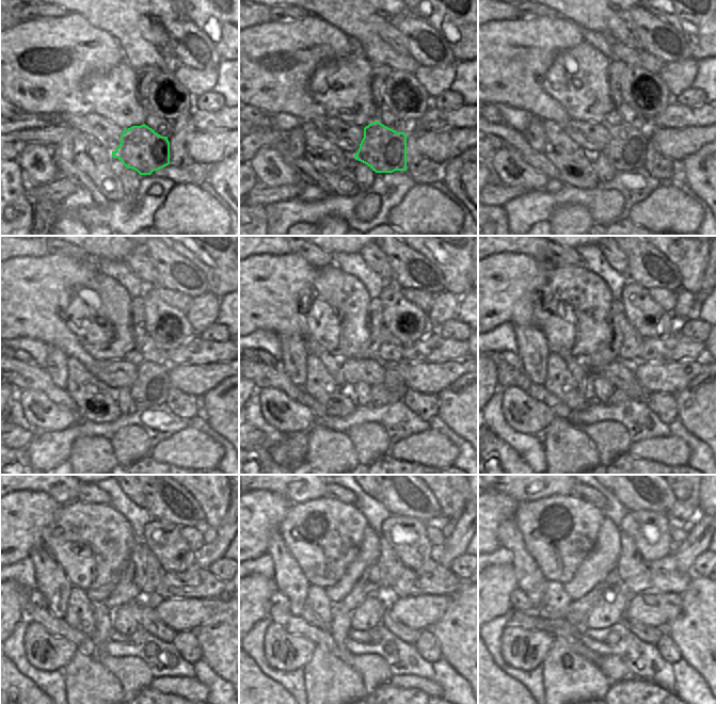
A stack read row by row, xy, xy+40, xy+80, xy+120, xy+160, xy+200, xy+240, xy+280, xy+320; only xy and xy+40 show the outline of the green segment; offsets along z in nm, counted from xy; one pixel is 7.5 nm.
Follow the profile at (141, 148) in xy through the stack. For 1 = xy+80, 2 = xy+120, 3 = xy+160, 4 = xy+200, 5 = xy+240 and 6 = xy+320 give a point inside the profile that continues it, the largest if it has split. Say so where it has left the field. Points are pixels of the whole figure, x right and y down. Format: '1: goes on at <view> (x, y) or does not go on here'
1: goes on at xy+80 (625, 150)
2: goes on at xy+120 (150, 387)
3: goes on at xy+160 (393, 389)
4: goes on at xy+200 (618, 396)
5: goes on at xy+240 (137, 637)
6: goes on at xy+320 (613, 638)

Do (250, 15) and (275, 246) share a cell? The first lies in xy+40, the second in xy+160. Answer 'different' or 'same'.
same

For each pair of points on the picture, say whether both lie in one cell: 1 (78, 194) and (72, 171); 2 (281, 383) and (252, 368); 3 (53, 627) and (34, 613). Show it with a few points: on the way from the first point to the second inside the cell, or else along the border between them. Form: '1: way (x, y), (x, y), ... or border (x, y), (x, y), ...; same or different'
1: border (78, 187), (81, 187), (91, 194); different
2: way (273, 377), (259, 372); same
3: way (49, 623), (38, 613); same

